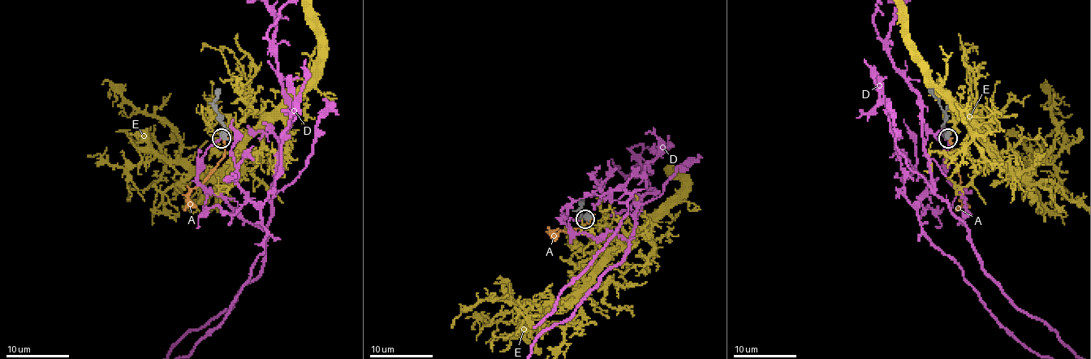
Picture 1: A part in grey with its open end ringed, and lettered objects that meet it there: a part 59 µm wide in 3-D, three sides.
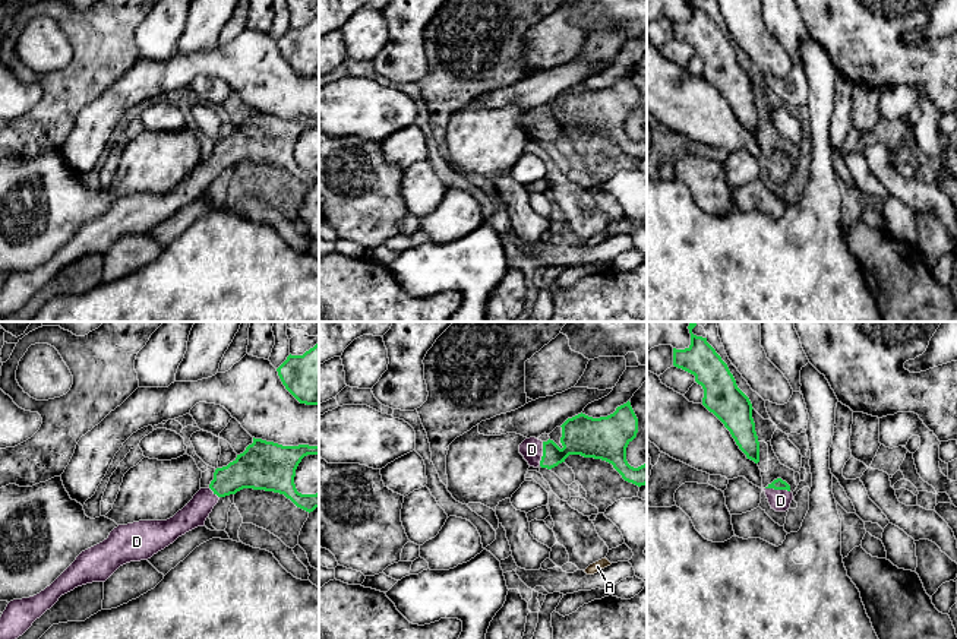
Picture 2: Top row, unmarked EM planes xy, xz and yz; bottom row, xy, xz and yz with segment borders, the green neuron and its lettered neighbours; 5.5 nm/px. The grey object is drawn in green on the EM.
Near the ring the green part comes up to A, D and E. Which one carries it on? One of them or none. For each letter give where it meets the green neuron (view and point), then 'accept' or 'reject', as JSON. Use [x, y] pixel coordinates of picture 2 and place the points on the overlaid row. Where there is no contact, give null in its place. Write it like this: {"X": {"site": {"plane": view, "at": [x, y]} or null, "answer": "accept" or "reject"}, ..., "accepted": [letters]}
{"A": {"site": null, "answer": "reject"}, "D": {"site": {"plane": "xz", "at": [543, 454]}, "answer": "accept"}, "E": {"site": null, "answer": "reject"}, "accepted": ["D"]}

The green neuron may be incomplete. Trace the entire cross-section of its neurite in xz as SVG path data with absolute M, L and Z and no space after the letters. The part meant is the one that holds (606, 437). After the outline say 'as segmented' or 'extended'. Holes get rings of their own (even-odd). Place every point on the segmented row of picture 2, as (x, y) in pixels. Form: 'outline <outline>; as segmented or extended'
outline M629 401L607 417L593 418L581 412L560 427L562 449L550 439L530 437L519 445L519 453L530 466L552 469L569 455L581 455L612 464L628 483L647 484L647 462L634 468L626 461L626 447L638 433L638 418Z; extended

